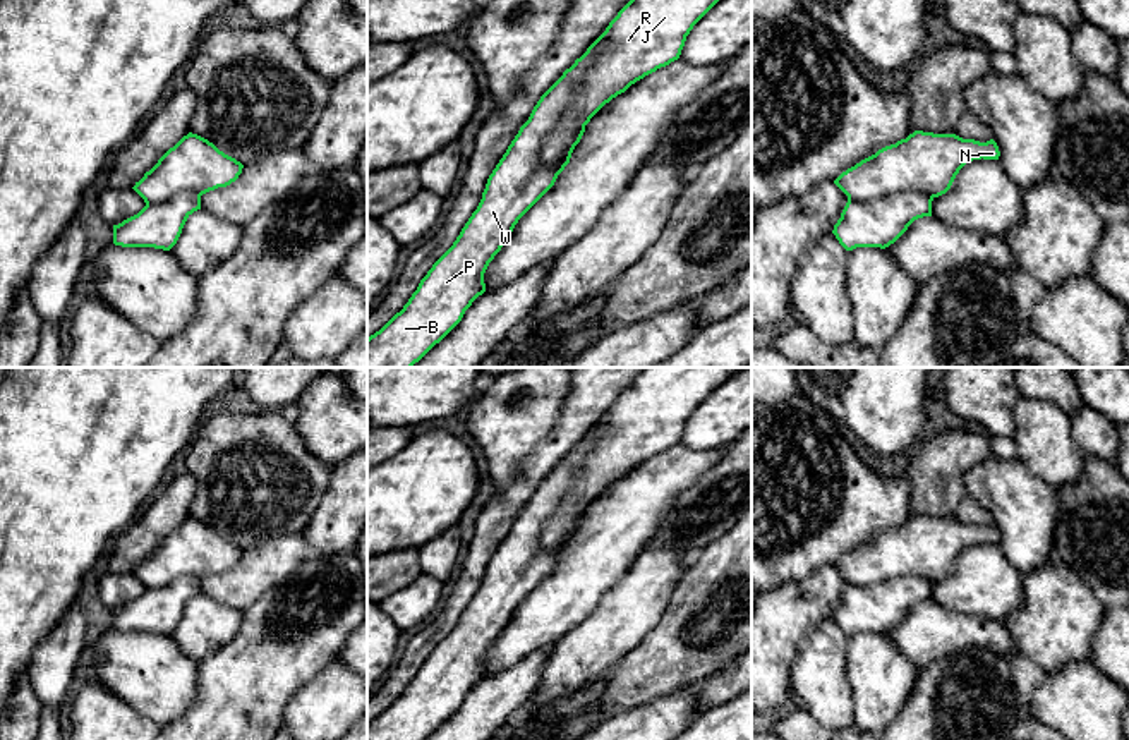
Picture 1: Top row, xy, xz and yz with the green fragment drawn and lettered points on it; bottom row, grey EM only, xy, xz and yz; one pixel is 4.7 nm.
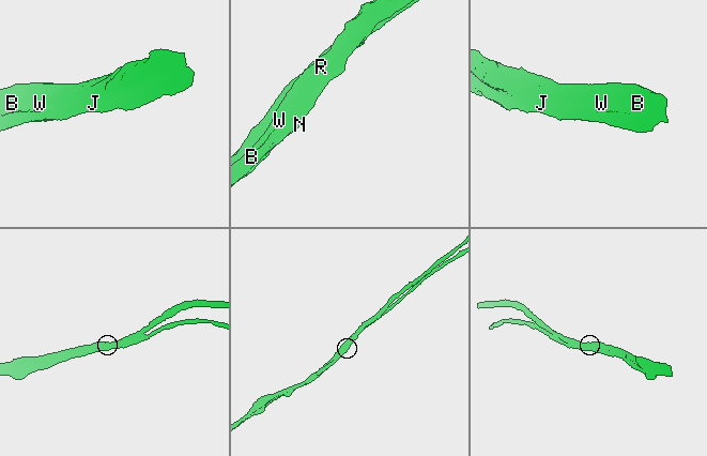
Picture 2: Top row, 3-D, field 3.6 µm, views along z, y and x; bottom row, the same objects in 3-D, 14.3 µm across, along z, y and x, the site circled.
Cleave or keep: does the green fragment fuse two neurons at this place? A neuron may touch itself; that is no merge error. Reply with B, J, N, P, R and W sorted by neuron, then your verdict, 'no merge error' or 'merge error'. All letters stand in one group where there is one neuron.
groups B N P W / J R; merge error

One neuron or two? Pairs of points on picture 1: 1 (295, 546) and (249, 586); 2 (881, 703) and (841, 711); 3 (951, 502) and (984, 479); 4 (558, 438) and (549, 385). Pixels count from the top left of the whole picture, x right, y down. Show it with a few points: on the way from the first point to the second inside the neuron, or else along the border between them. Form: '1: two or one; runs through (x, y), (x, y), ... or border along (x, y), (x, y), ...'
1: one; runs through (283, 557), (261, 574)
2: two; border along (845, 668), (853, 694), (855, 721)
3: two; border along (987, 457), (966, 473), (966, 491), (992, 522)
4: two; border along (570, 385), (556, 424), (531, 452)

